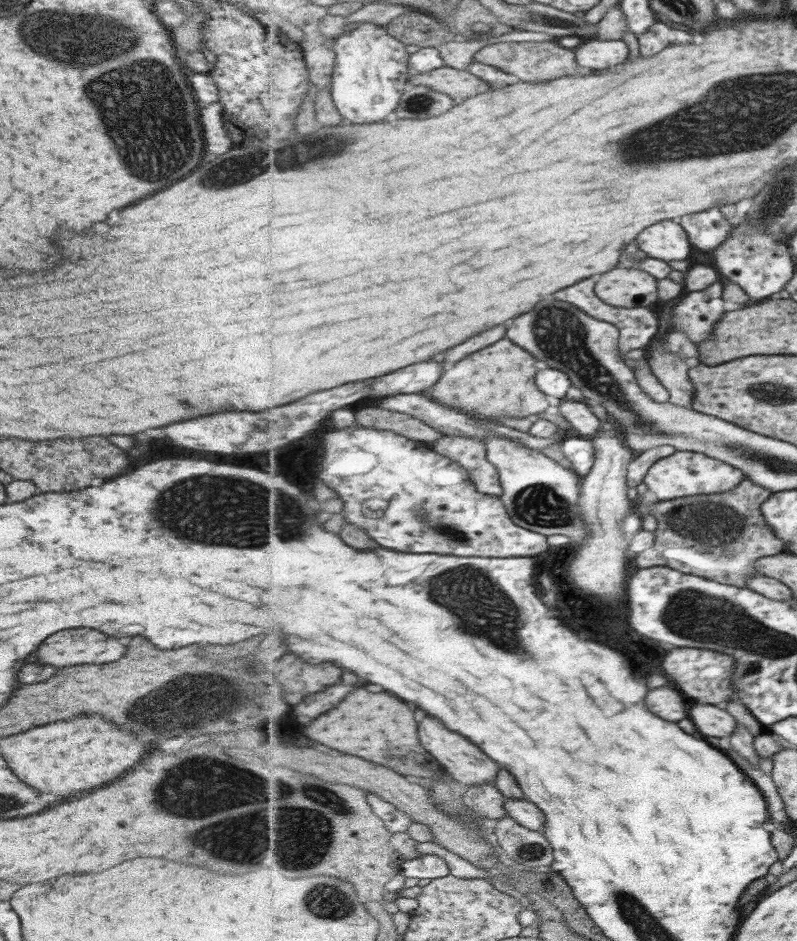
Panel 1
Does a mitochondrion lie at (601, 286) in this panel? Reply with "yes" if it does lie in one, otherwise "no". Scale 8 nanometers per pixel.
no

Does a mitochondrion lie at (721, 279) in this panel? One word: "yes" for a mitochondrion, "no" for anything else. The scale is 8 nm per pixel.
no

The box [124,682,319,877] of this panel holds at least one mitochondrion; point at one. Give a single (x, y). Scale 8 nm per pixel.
(230, 840)

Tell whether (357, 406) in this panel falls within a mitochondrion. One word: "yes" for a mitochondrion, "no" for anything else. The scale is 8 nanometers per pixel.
no

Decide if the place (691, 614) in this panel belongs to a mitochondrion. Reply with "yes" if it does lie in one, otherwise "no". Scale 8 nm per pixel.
yes

